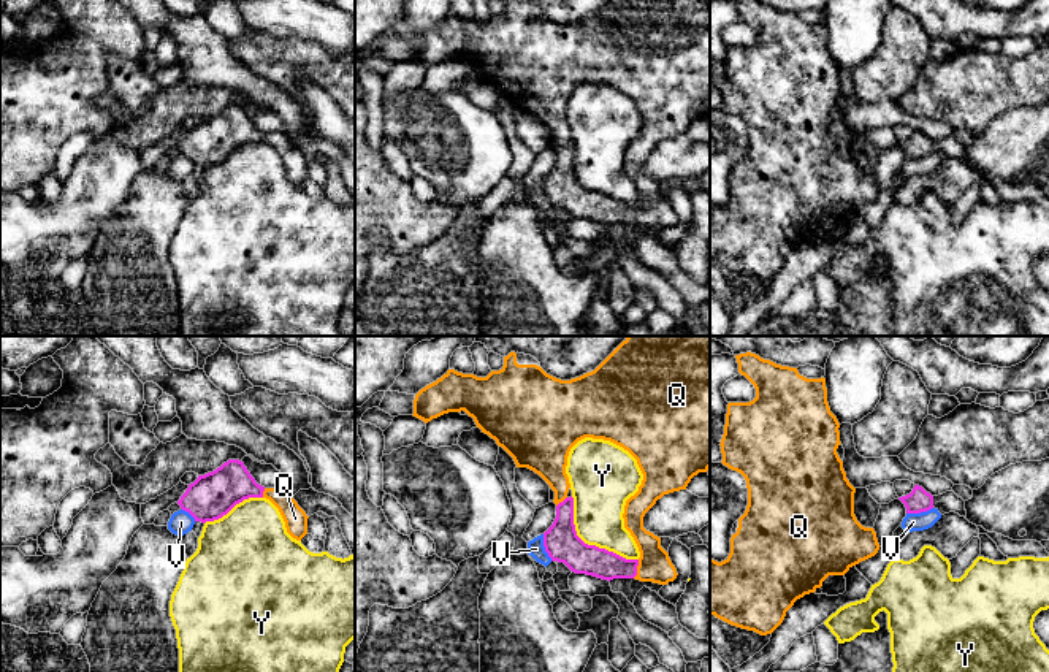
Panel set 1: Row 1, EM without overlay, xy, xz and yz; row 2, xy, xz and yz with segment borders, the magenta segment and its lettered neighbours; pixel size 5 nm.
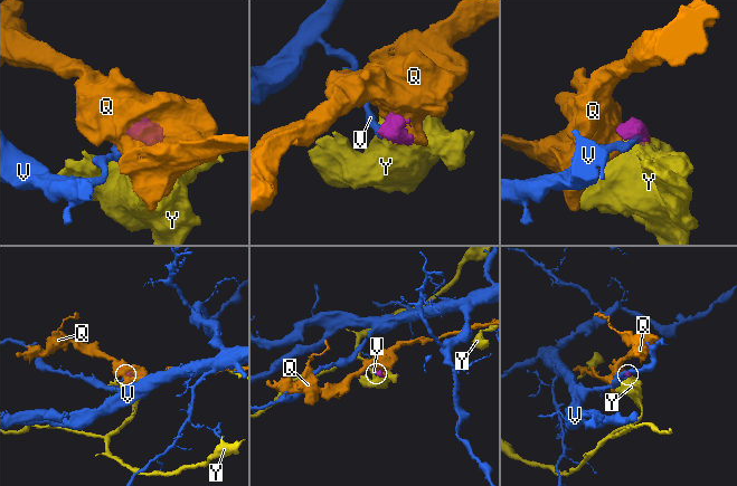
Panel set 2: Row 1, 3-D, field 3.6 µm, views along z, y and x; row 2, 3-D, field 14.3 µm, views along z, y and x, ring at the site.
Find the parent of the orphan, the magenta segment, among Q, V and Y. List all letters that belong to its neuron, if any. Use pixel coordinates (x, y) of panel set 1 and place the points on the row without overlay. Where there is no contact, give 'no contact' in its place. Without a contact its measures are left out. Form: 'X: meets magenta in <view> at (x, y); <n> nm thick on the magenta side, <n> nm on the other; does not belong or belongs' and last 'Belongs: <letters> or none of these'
Q: meets magenta in xz at (636, 214); 150 nm thick on the magenta side, 160 nm on the other; belongs
V: meets magenta in yz at (919, 157); 120 nm thick on the magenta side, 100 nm on the other; does not belong
Y: meets magenta in xz at (587, 189); 180 nm thick on the magenta side, 280 nm on the other; does not belong
Belongs: Q

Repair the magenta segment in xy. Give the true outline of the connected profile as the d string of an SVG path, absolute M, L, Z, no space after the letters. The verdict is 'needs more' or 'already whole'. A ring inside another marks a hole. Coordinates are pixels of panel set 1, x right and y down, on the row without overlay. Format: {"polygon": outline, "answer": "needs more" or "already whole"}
{"polygon": "M228 105L220 113L189 130L177 149L195 166L214 166L249 143L266 143L280 157L287 178L301 185L307 179L307 160L284 133L265 133L255 127L239 105Z", "answer": "needs more"}

